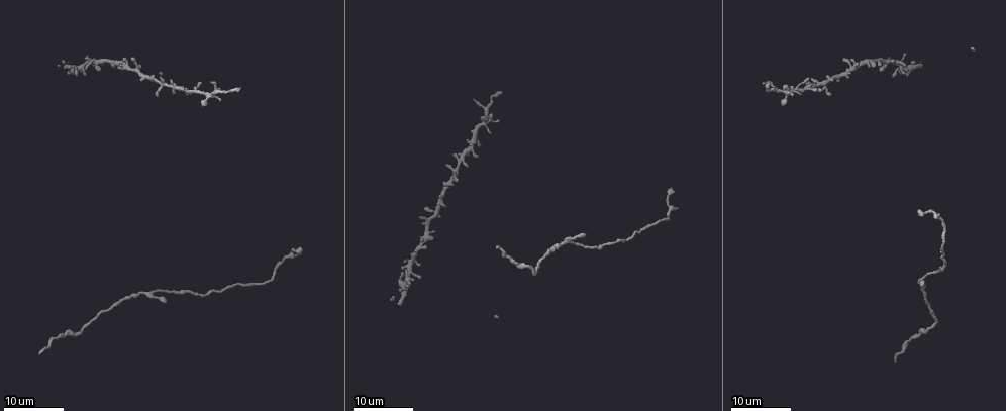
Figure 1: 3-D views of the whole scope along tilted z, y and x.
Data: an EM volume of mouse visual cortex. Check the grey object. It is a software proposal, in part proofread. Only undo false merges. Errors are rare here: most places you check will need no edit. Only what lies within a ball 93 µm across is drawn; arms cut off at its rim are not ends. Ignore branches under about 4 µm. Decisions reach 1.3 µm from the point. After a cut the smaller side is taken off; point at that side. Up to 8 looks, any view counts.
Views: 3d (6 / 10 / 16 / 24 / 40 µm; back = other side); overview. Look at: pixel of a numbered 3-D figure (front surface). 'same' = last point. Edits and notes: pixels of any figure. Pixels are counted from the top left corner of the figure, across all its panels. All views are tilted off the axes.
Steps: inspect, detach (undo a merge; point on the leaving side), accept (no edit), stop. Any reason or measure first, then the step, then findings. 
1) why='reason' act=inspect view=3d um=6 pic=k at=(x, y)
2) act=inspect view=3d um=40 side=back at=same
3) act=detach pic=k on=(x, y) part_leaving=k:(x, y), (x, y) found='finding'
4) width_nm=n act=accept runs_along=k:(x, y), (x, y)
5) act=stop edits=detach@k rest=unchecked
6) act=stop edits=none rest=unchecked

why='four or more arms meet' act=inspect view=3d um=24 pic=1 at=(408, 271)

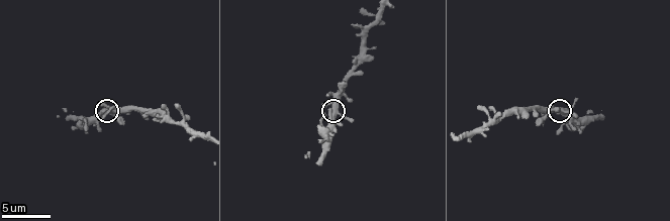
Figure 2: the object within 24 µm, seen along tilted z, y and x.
why='closer look' act=inspect view=3d um=10 pic=2 at=(338, 114)

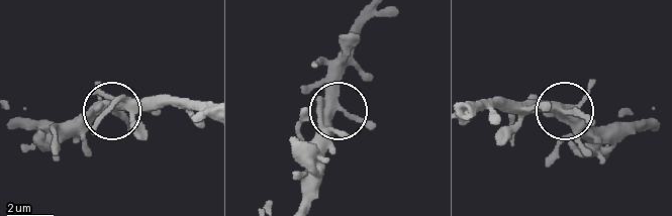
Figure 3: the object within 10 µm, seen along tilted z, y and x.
side_arm_um=9 act=accept found='all the same neuron'

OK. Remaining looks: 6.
why='thin neck' act=inspect view=3d um=16 pic=1 at=(665, 198)

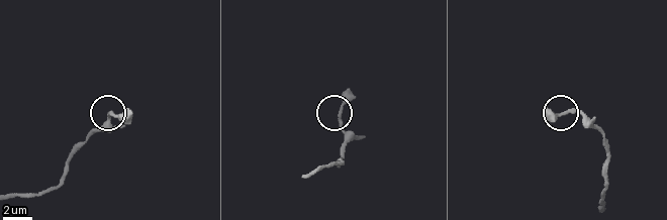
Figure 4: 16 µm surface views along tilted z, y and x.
why='zoom in' act=inspect view=3d um=6 pic=4 at=(340, 116)

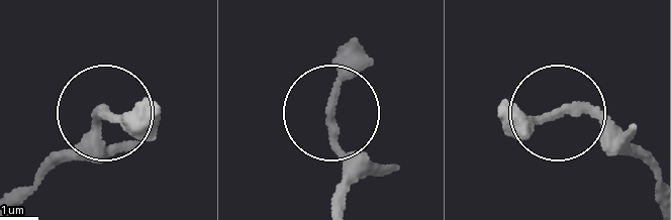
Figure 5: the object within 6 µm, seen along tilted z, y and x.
act=accept runs_along=5:(506, 101), (535, 120), (569, 114), (608, 124), (645, 148) found='all the same neuron'

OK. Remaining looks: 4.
why='four or more arms meet' act=inspect view=3d um=24 pic=1 at=(786, 91)

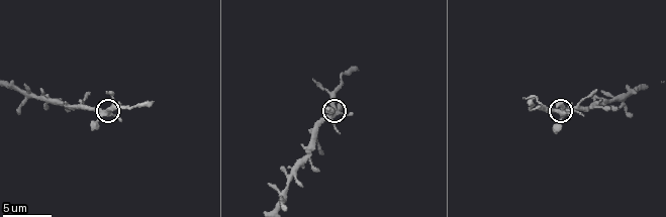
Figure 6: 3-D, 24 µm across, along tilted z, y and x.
why='closer look' act=inspect view=3d um=10 pic=6 at=(104, 110)

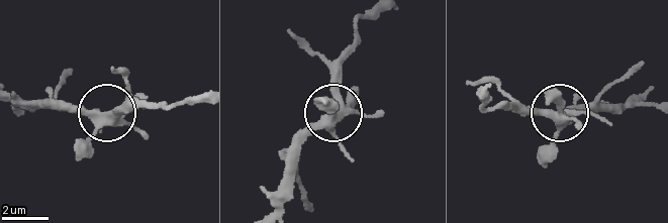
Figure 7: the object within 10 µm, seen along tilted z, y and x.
act=accept found='one neuron here'

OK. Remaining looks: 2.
why='a narrow waist' act=inspect view=3d um=10 pic=6 at=(306, 158)

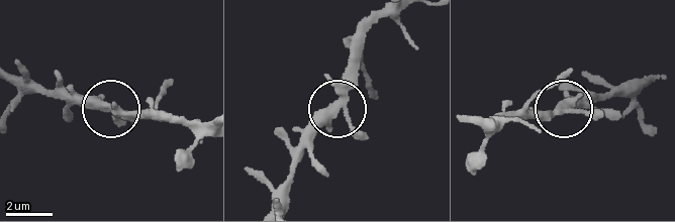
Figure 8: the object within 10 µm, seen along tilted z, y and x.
width_nm=290 act=accept found='all the same neuron'

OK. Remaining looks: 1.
act=stop edits=none rest=unchecked

